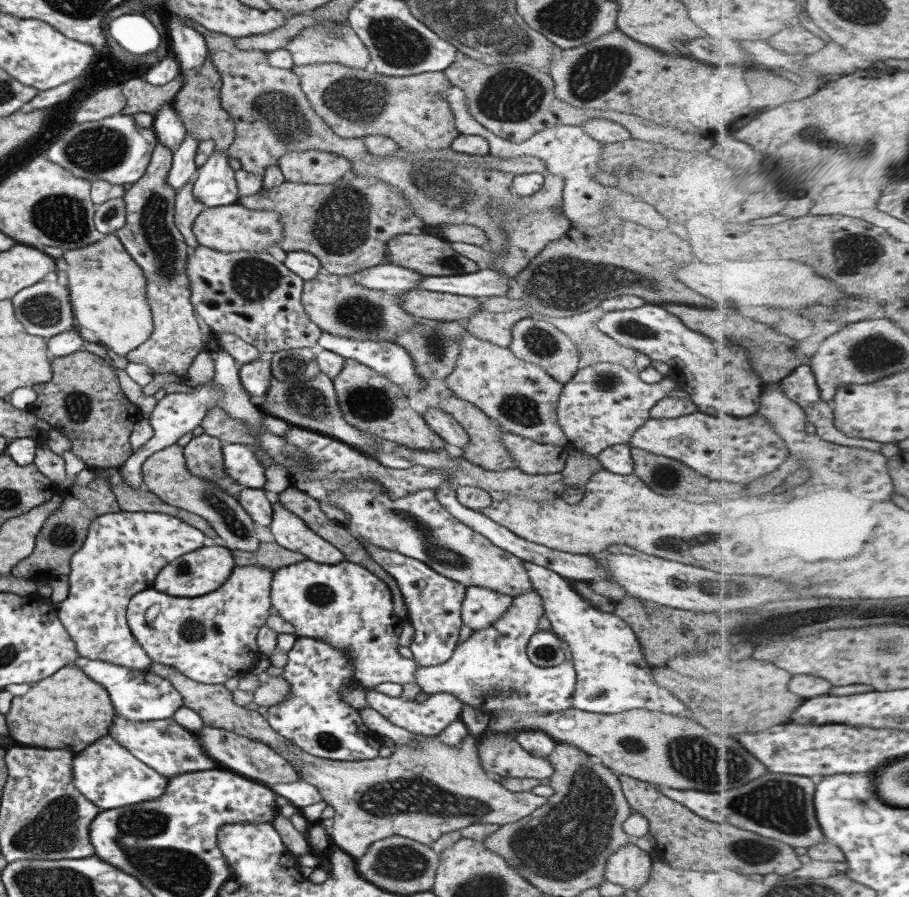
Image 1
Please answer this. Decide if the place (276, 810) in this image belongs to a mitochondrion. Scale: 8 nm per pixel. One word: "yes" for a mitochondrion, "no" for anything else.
no

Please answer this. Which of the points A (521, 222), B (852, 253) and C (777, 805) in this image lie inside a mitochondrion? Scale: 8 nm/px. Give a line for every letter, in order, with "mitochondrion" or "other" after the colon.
A: other
B: mitochondrion
C: mitochondrion

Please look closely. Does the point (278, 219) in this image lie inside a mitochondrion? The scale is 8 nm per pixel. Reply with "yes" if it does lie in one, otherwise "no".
no

